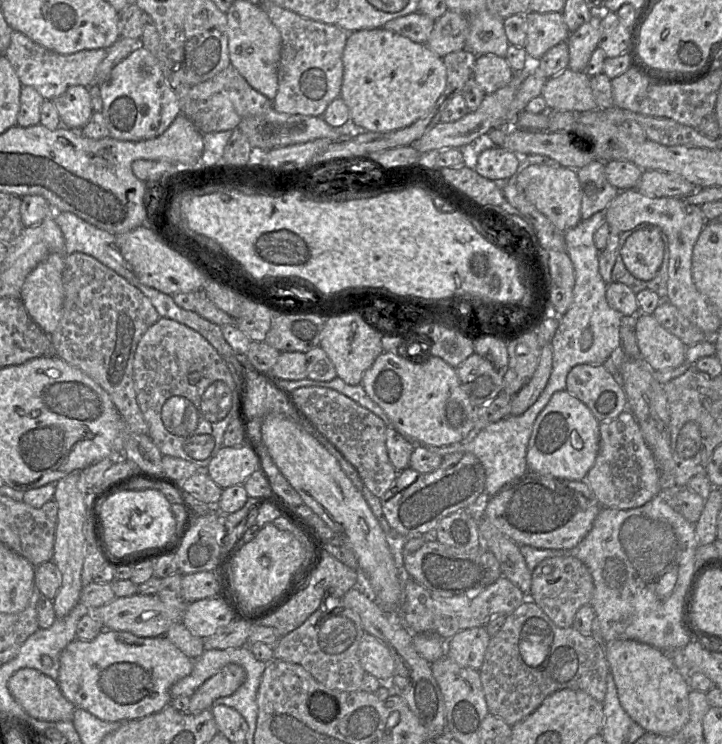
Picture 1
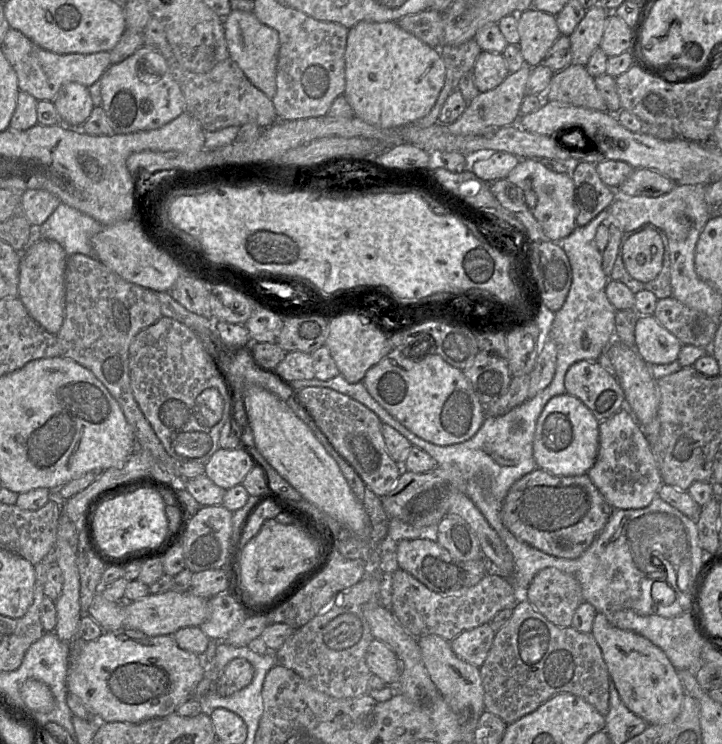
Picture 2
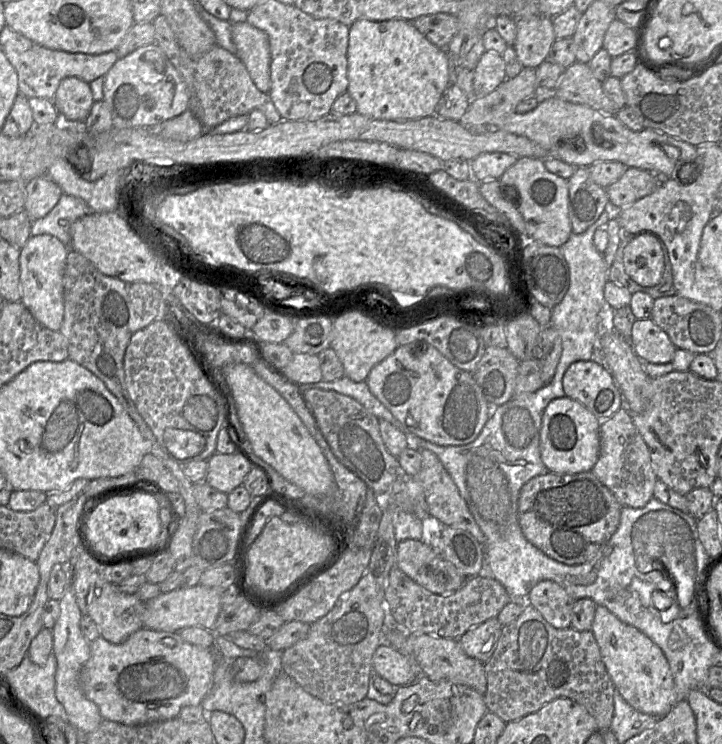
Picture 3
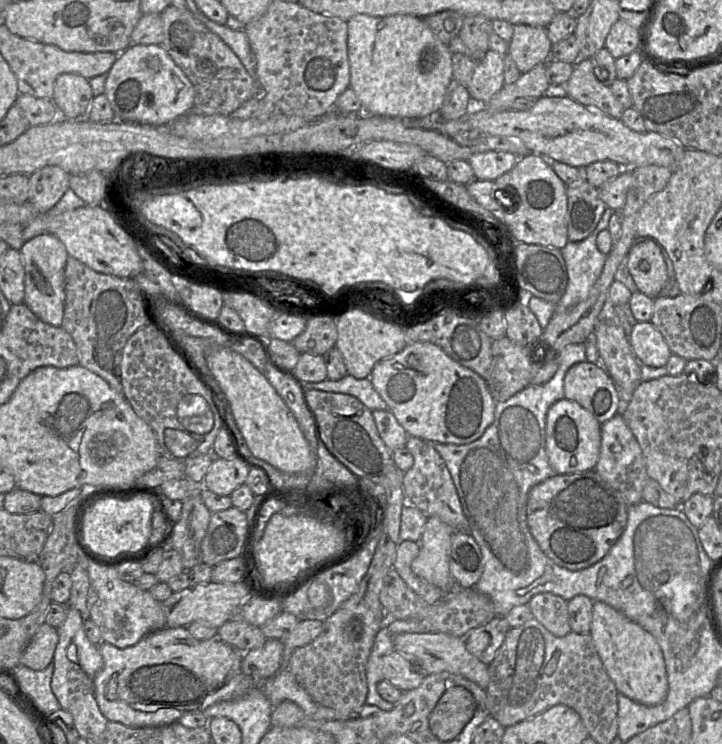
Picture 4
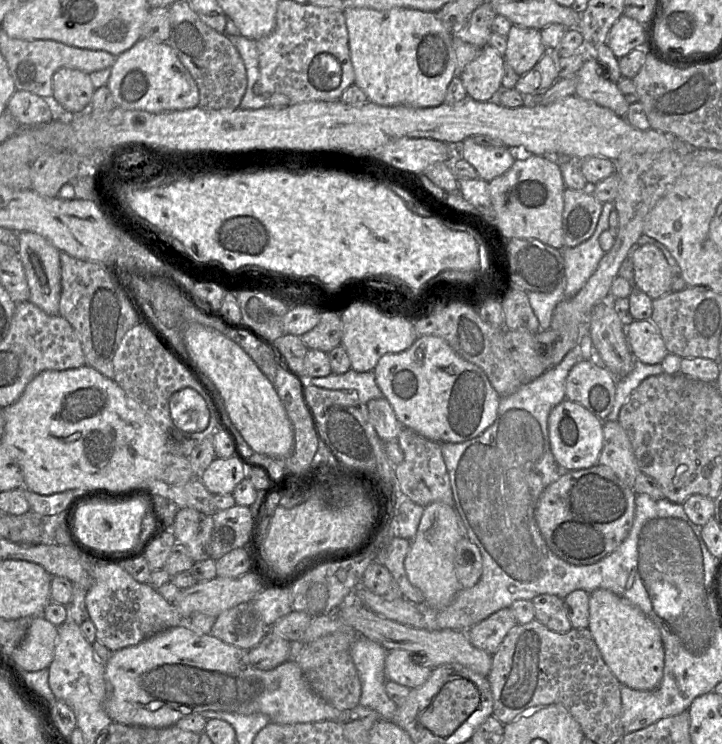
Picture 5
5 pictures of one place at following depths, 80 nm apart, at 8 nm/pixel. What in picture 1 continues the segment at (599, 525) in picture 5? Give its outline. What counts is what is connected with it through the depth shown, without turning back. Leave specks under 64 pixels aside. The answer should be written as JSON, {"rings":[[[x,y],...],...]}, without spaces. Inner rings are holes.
{"rings":[[[527,471],[489,497],[484,516],[518,546],[568,550],[589,533],[601,508],[585,480],[565,480]]]}

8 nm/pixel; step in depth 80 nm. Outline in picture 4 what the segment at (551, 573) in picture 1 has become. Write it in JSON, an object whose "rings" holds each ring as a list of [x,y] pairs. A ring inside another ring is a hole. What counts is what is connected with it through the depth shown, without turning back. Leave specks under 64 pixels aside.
{"rings":[[[549,592],[533,596],[529,607],[534,618],[549,632],[564,637],[571,632],[568,613],[568,601]]]}

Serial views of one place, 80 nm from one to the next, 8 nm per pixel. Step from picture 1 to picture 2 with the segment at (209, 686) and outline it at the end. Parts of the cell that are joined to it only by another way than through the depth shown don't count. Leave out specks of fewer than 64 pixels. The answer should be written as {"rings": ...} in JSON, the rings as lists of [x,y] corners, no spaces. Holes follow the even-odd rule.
{"rings":[[[245,658],[231,660],[215,682],[215,692],[227,697],[248,686],[254,678],[254,667]]]}

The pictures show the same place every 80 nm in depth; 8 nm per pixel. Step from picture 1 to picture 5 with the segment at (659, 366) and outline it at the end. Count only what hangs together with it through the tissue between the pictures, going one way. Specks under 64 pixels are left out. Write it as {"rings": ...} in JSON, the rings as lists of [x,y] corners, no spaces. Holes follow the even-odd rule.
{"rings":[[[634,320],[625,327],[627,327],[627,341],[634,358],[647,365],[661,364],[669,352],[657,326],[651,320]]]}

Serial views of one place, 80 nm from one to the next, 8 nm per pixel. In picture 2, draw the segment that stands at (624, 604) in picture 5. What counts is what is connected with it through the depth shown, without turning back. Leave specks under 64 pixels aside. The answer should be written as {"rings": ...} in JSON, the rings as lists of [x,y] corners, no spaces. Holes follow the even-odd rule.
{"rings":[[[599,612],[596,613],[591,633],[624,705],[649,725],[672,722],[680,713],[685,692],[677,670],[665,653],[642,635],[611,625]]]}

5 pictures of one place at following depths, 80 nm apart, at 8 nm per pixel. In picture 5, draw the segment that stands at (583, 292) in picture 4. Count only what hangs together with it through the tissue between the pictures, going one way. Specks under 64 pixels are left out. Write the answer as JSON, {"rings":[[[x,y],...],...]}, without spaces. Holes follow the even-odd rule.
{"rings":[[[614,203],[603,204],[595,231],[588,240],[575,247],[558,249],[565,268],[564,298],[574,297],[597,269],[605,254],[600,247],[599,237],[602,232],[609,229],[609,215],[613,209]]]}

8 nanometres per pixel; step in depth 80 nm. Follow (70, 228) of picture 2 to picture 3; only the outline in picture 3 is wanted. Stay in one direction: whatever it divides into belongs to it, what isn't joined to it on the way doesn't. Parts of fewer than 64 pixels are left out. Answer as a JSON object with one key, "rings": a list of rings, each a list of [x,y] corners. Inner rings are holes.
{"rings":[[[64,194],[55,207],[44,217],[34,220],[31,236],[48,234],[58,238],[71,249],[70,227],[78,219],[94,211],[81,198]]]}

